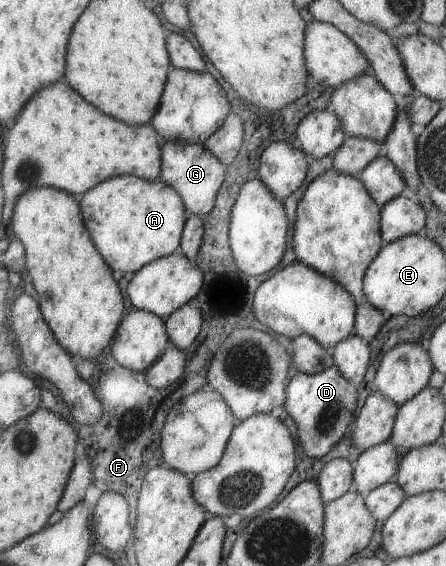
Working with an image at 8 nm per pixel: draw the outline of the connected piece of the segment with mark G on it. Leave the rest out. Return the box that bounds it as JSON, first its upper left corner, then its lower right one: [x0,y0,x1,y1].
[160,141,226,217]

